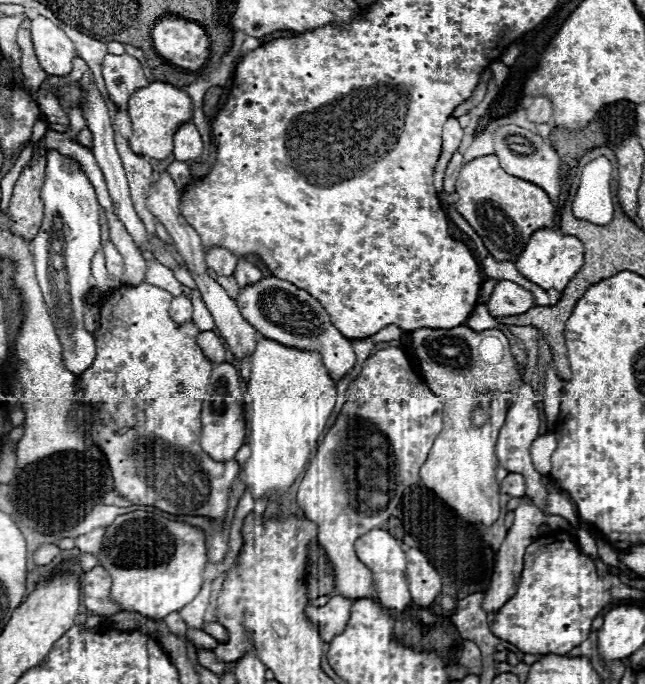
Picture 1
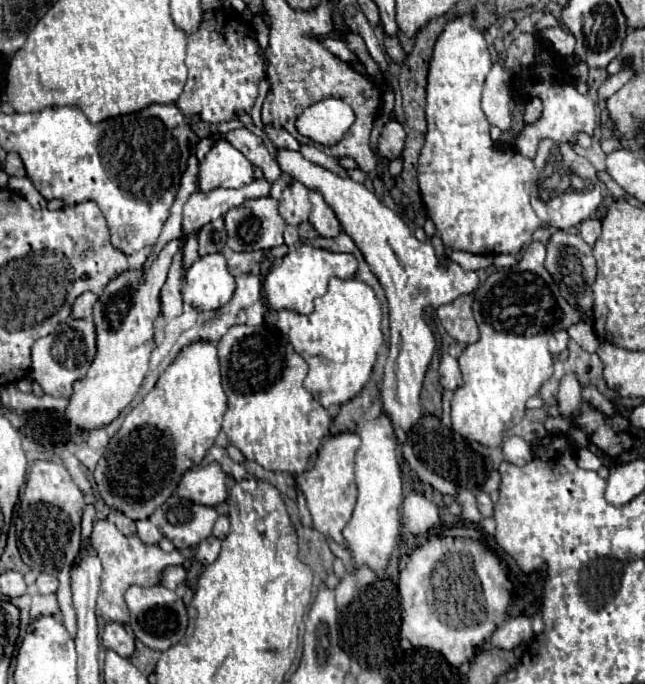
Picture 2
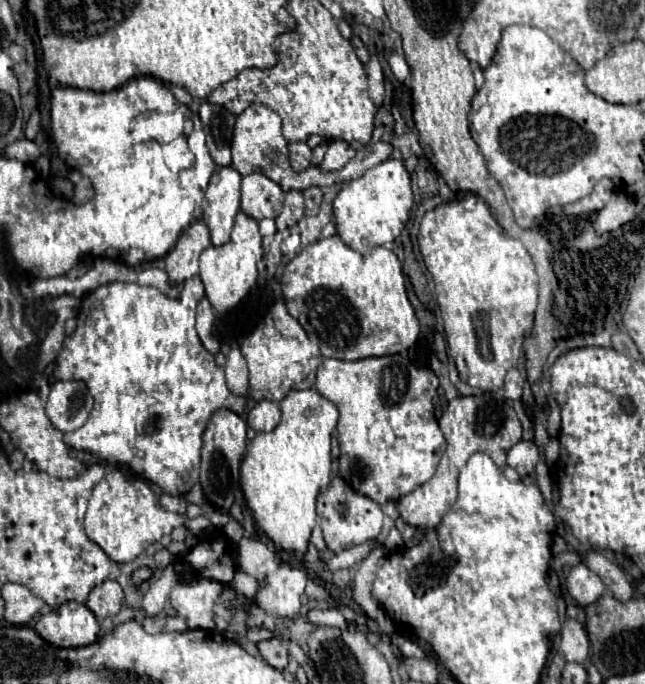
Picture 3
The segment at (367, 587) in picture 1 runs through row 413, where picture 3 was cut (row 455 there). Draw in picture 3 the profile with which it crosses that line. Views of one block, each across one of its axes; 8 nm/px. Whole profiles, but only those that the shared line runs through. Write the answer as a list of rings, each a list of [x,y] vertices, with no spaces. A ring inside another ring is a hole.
[[[406,354],[380,358],[372,356],[354,362],[322,358],[316,374],[316,390],[340,410],[340,420],[336,426],[340,440],[340,476],[358,494],[384,504],[386,500],[398,500],[402,494],[416,490],[434,476],[446,448],[432,404],[438,388],[438,376],[430,368],[418,368]]]

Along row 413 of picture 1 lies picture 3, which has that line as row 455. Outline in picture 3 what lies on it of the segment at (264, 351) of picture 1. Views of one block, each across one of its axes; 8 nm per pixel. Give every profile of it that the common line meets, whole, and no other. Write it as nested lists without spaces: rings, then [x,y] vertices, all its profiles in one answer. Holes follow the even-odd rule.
[[[314,388],[290,390],[286,398],[280,402],[280,410],[282,410],[282,418],[278,426],[272,432],[256,434],[256,438],[250,442],[250,448],[240,466],[240,484],[256,524],[276,544],[276,548],[306,552],[310,532],[314,530],[314,524],[318,518],[316,496],[320,488],[326,488],[330,482],[330,470],[332,470],[330,442],[332,442],[332,432],[336,430],[340,412],[328,398],[320,396]]]

